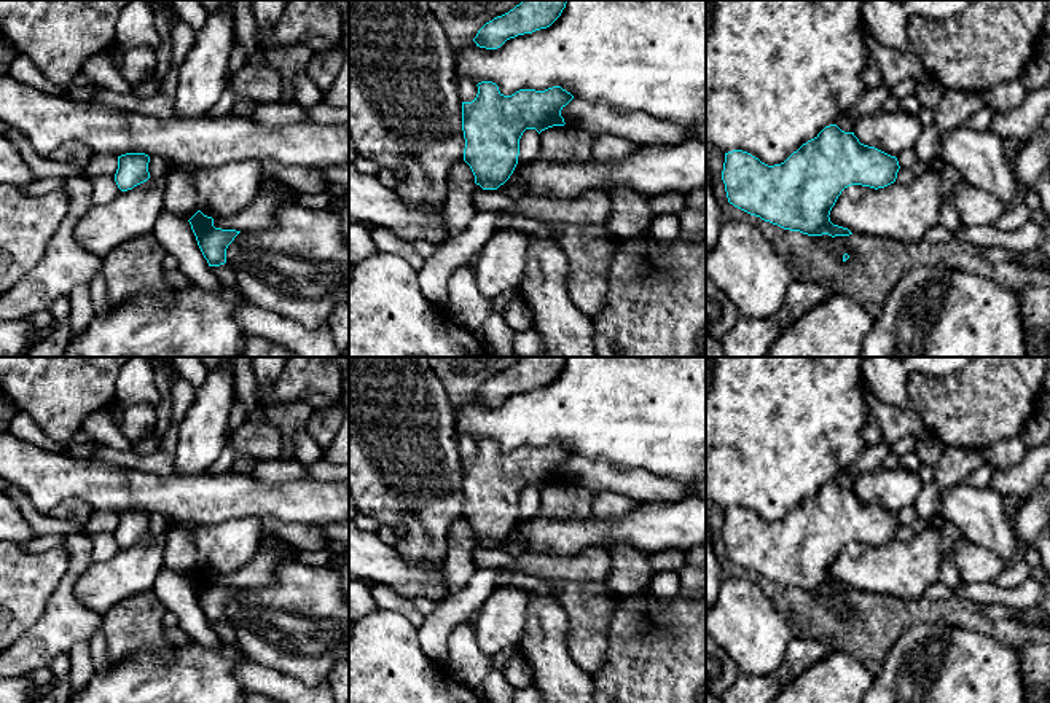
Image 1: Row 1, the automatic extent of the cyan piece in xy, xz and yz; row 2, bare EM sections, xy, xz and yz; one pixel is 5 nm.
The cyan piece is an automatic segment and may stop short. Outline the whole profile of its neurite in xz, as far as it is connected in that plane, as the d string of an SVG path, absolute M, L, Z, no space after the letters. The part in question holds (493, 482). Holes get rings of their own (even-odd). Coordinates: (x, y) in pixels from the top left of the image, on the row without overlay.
M481 438L476 443L476 454L472 459L462 459L464 518L470 523L476 542L483 547L497 547L510 536L518 521L523 489L535 486L540 491L548 485L564 483L561 467L574 453L561 443L545 448L519 446L511 453L503 453L492 438Z

